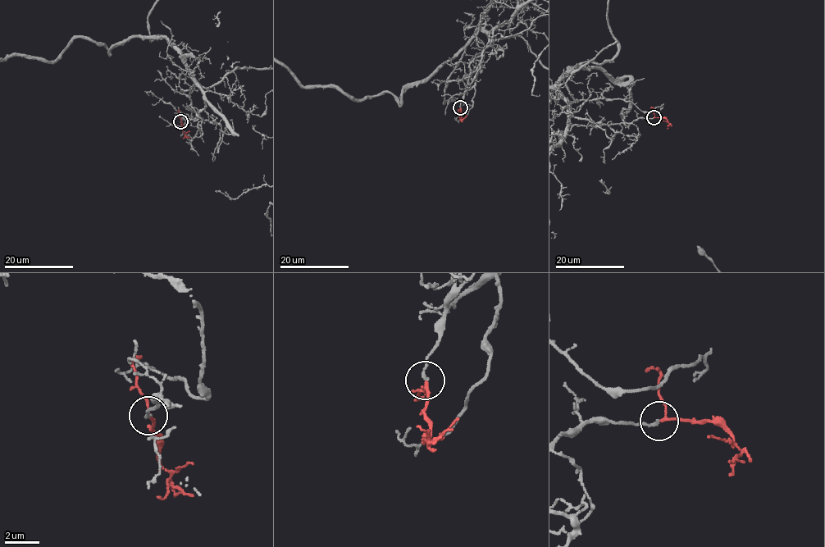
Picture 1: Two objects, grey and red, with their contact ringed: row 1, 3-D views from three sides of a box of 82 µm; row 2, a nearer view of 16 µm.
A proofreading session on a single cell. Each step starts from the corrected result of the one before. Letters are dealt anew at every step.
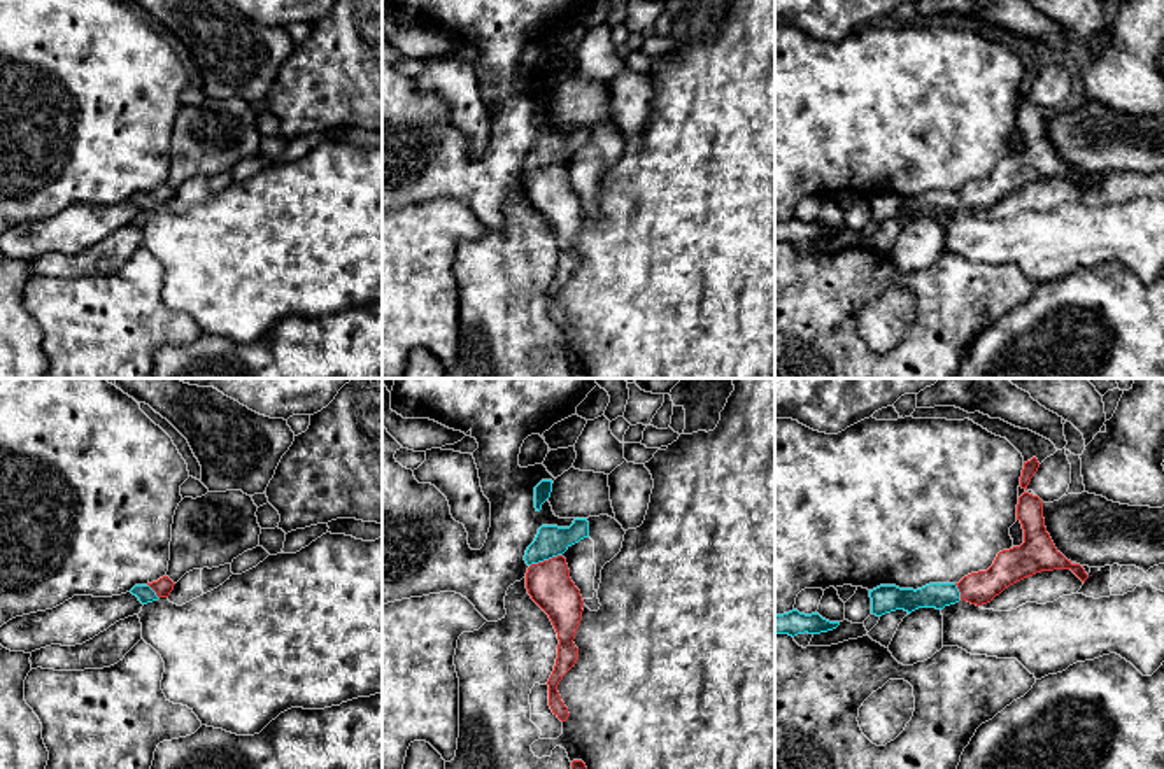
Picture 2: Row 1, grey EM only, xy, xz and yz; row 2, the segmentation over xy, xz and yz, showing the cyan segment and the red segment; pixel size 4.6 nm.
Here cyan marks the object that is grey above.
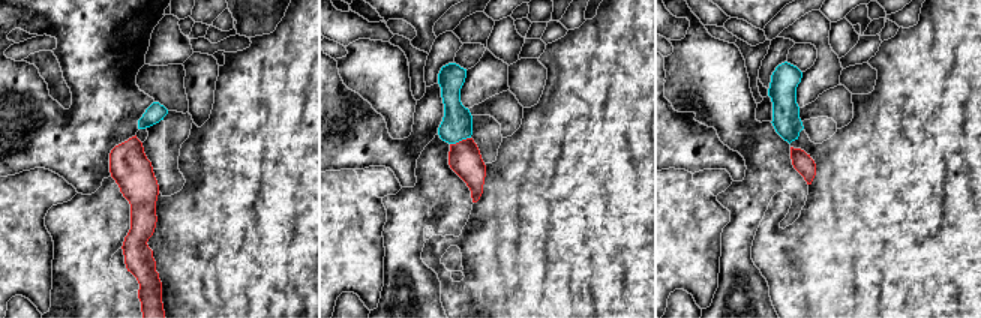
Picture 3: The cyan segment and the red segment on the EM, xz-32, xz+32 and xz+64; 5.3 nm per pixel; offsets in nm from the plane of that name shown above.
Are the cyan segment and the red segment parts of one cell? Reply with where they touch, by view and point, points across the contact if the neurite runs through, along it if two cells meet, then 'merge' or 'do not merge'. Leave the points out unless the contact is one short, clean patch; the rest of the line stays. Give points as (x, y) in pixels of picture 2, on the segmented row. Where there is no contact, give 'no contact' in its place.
meets cyan in xz at (546, 559); runs through xz (551, 540), (546, 559), (549, 584); merge

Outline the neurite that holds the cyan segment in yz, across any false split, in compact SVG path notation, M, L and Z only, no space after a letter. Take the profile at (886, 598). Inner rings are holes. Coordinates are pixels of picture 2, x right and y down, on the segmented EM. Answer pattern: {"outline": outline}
{"outline": "M1024 492L1017 504L1017 520L1024 529L1024 543L997 554L987 571L964 576L959 583L929 583L922 589L899 589L880 585L869 590L871 613L905 610L908 615L919 608L936 608L968 601L982 606L990 603L1010 585L1041 571L1071 569L1083 583L1089 578L1080 564L1068 561L1054 545L1045 527L1043 501Z"}

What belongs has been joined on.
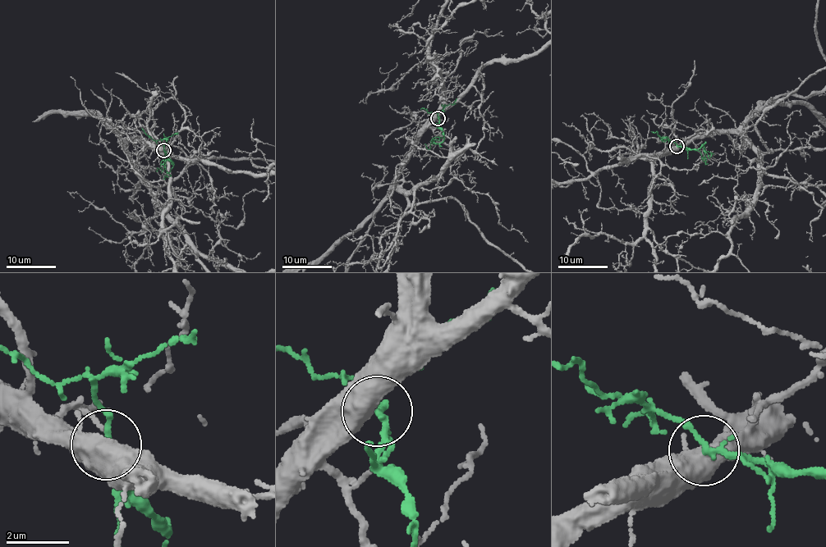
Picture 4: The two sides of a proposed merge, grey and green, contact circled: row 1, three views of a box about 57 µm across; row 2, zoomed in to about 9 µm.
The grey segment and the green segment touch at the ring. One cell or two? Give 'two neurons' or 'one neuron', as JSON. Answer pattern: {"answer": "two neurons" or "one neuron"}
{"answer": "one neuron"}

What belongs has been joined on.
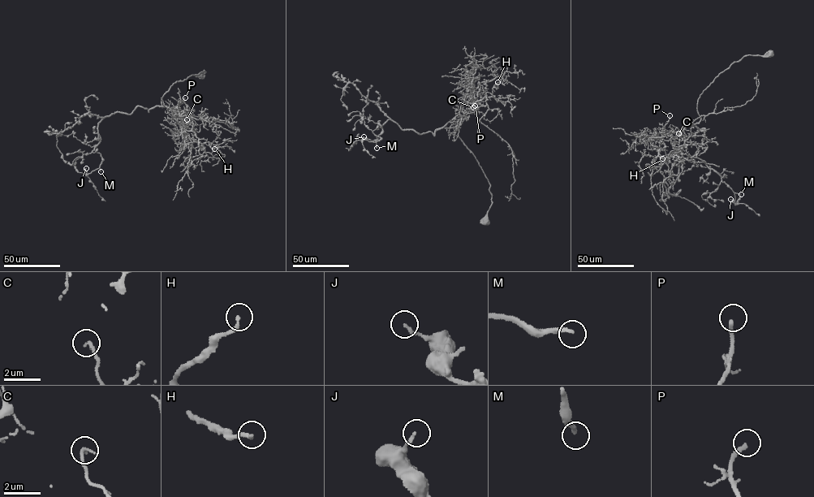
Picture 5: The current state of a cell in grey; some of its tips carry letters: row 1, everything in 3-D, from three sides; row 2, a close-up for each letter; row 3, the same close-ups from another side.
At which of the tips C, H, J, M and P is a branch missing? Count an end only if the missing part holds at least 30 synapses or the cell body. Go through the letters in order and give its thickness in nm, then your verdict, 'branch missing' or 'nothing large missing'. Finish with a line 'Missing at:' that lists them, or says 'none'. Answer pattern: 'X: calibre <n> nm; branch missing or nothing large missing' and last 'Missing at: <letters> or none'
C: calibre 190 nm; nothing large missing
H: calibre 190 nm; nothing large missing
J: calibre 160 nm; nothing large missing
M: calibre 240 nm; branch missing
P: calibre 220 nm; nothing large missing
Missing at: M

